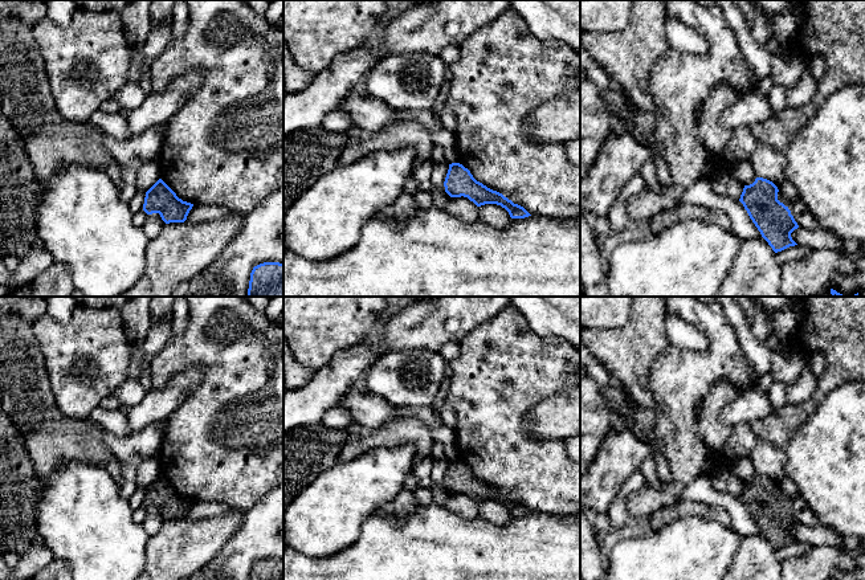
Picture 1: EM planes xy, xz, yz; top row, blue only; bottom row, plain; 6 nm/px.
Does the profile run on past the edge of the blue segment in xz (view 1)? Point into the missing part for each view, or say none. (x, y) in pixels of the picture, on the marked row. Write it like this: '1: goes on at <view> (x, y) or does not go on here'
1: does not go on here

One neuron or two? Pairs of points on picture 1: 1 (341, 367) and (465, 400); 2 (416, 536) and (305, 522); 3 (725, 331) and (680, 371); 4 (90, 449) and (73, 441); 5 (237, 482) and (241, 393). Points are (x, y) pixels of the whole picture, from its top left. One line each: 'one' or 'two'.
1: two
2: two
3: one
4: one
5: one

